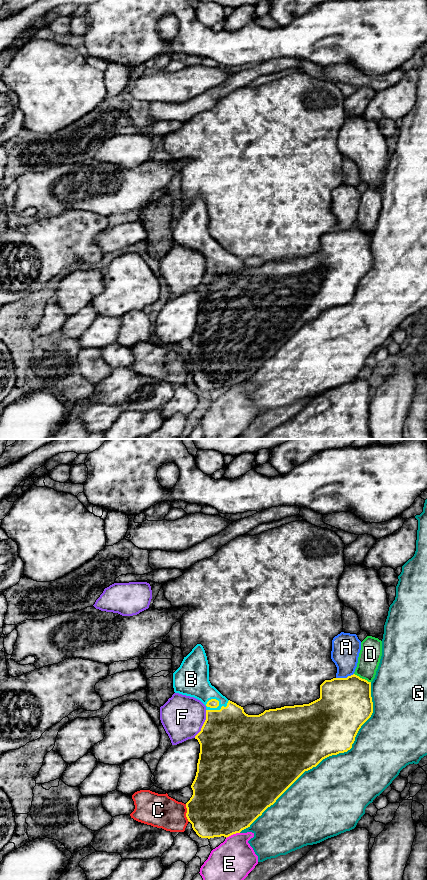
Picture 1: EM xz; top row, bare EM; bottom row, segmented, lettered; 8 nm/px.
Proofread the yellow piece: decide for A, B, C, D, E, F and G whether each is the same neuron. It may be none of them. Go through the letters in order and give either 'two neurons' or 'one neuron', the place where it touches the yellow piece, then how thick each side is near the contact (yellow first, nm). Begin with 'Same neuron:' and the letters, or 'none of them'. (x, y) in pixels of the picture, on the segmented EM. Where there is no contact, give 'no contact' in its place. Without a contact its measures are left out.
Same neuron: B
A: two neurons | xz (344, 678) | 420/220 nm
B: one neuron | xz (218, 710) | 80/190 nm
C: two neurons | xz (186, 813) | 440/280 nm
D: two neurons | xz (361, 678) | 420/180 nm
E: two neurons | xz (232, 834) | 500/320 nm
F: two neurons | xz (203, 724) | 480/340 nm
G: two neurons | xz (327, 756) | 480/480 nm

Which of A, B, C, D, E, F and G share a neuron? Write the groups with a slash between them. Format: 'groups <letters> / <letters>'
groups A / B / C / D / E / F / G

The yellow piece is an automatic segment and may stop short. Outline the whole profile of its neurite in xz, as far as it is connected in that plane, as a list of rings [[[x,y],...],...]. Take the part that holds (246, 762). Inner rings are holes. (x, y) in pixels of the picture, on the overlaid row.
[[[197,644],[192,651],[184,657],[180,667],[173,673],[173,688],[175,693],[194,697],[200,700],[206,706],[206,720],[201,728],[201,731],[195,736],[200,744],[200,753],[197,763],[197,772],[195,779],[191,785],[193,795],[186,803],[186,817],[192,824],[193,830],[201,838],[214,837],[229,837],[233,834],[240,833],[242,830],[250,827],[250,825],[262,815],[262,813],[276,800],[305,772],[313,767],[316,767],[323,759],[347,752],[352,748],[355,737],[361,726],[371,717],[373,713],[373,702],[371,697],[371,682],[360,678],[353,674],[347,678],[333,678],[325,680],[320,685],[320,698],[303,705],[284,706],[276,709],[265,710],[259,715],[248,715],[244,712],[243,707],[228,700],[223,696],[209,681],[209,664],[205,650],[201,644]]]

